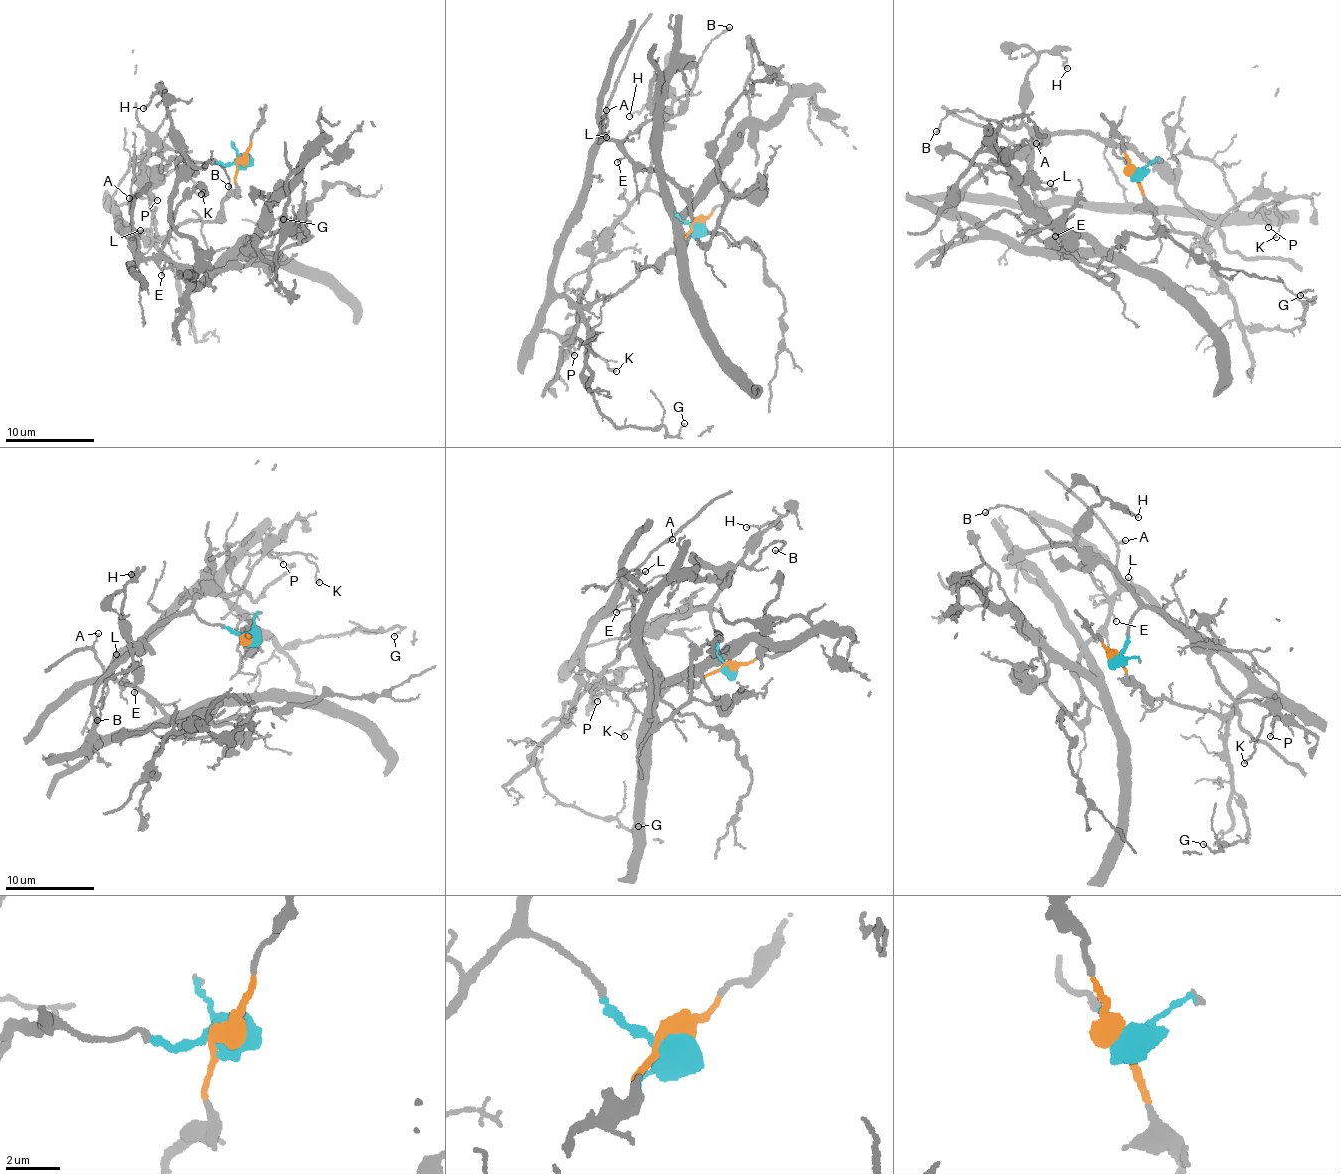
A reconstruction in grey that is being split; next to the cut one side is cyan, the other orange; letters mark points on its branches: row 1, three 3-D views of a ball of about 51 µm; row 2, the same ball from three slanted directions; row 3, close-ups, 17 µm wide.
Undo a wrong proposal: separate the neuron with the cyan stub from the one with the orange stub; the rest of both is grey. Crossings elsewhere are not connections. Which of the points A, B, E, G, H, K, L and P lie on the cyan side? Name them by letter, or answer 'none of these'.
B, H

